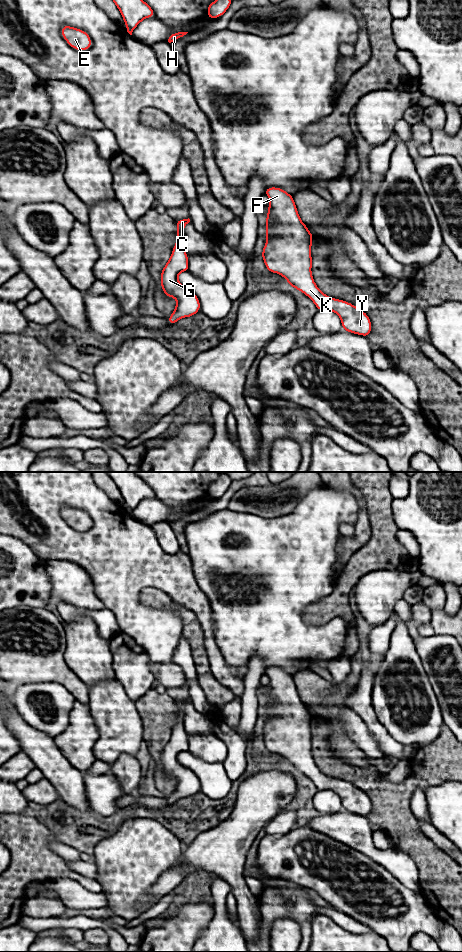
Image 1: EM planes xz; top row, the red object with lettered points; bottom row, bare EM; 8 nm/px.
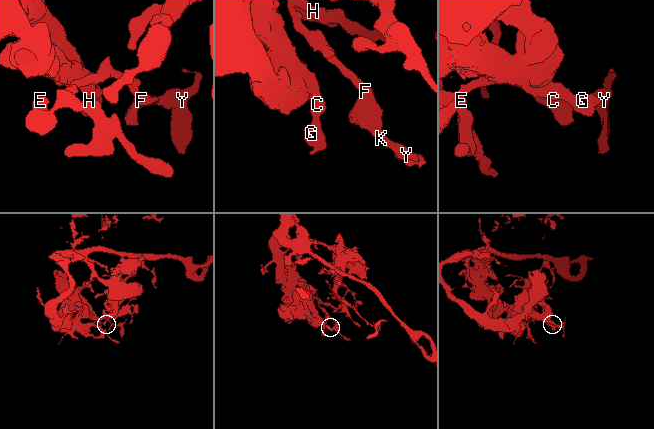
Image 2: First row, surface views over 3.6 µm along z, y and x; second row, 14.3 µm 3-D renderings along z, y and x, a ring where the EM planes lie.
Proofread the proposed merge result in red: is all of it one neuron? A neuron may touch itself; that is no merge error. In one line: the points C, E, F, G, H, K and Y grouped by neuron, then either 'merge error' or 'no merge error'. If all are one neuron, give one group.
C E F G H K Y; no merge error

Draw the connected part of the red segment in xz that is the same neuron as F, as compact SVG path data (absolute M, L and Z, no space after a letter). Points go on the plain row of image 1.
M277 667L265 669L264 674L270 679L267 698L264 702L267 706L265 714L267 721L261 734L267 750L283 756L290 766L308 776L318 790L330 790L338 794L343 810L368 817L372 810L372 804L368 795L347 781L325 775L315 764L311 753L312 736L310 733L313 715L300 699L293 676L282 668Z

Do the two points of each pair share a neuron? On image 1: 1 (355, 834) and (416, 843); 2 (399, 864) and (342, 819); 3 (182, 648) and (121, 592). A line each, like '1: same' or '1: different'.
1: different
2: same
3: different

